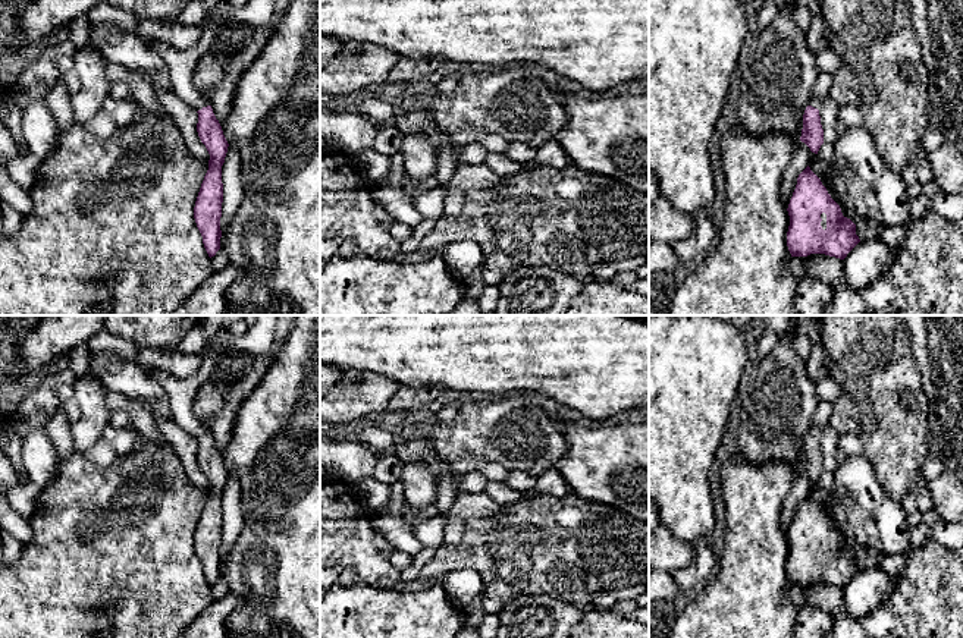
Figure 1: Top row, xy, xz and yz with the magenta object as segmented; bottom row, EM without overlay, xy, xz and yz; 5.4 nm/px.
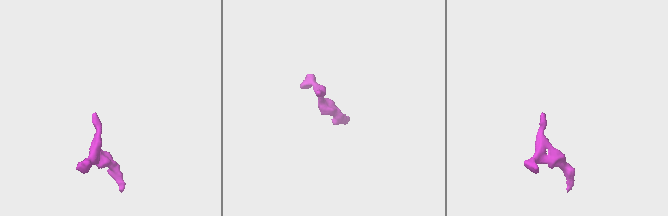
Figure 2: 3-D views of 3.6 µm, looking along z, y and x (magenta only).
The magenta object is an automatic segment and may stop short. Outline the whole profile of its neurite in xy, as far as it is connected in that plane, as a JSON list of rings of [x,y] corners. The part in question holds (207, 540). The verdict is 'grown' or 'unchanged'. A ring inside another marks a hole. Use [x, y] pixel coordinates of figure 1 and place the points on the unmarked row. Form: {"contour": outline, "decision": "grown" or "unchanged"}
{"contour": [[[220,345],[208,348],[201,358],[198,371],[188,378],[178,378],[156,368],[147,370],[153,371],[151,377],[163,387],[175,422],[198,441],[197,461],[210,483],[210,488],[195,529],[194,547],[210,587],[220,578],[222,494],[229,472],[213,441],[208,425],[195,417],[194,402],[198,389],[213,375],[223,355],[225,349]]], "decision": "grown"}

